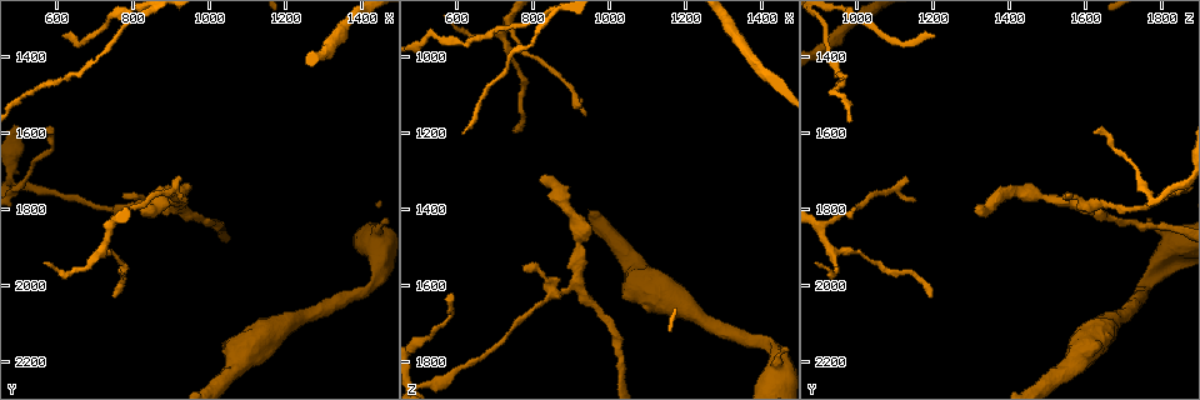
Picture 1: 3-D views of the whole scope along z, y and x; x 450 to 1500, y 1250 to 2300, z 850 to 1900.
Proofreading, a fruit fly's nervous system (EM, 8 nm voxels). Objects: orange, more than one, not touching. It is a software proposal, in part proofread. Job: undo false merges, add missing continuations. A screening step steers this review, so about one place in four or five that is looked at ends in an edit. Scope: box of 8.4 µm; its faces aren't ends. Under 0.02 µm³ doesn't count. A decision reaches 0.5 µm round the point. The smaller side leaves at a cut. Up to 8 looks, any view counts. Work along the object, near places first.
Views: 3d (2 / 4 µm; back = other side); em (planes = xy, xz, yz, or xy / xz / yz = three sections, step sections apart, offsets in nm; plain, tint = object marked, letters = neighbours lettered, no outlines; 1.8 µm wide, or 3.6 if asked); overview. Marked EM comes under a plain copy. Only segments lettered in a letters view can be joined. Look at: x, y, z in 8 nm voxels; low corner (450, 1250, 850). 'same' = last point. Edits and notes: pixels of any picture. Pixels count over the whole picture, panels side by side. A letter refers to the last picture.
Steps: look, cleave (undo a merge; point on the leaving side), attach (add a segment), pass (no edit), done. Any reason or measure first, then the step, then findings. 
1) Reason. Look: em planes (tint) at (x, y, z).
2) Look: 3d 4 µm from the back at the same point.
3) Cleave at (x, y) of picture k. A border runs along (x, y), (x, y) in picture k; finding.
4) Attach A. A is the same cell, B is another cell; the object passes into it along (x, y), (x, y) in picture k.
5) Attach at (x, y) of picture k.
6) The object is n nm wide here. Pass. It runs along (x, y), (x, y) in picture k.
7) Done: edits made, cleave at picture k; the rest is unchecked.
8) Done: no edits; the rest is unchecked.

Calibre changes. Look: em 3.6 µm yz step 8 (letters) at (1185, 2105, 1655).

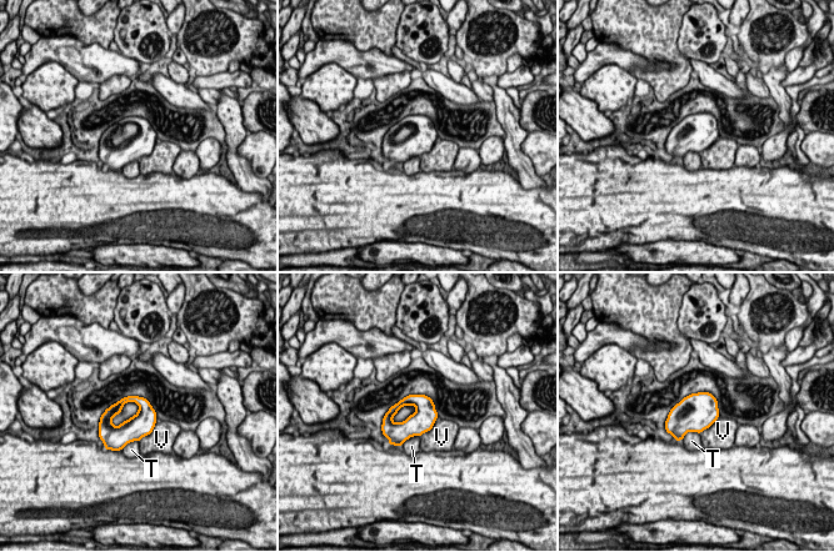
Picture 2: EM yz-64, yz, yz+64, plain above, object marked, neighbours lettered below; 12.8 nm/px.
Pass. T and V are other cells; a border runs along (155, 422), (151, 431), (139, 442) in picture 2; all the same cell.

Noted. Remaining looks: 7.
Look: 3d 4 µm at (830, 1795, 1310).

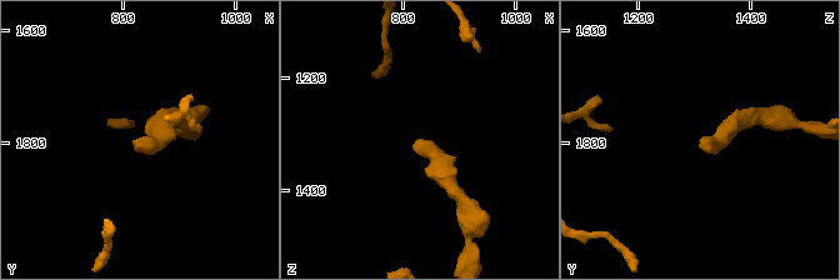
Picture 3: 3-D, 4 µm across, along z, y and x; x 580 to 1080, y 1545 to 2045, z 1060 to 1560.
Look: em 3.6 µm yz step 4 (tint) at (830, 1800, 1305).

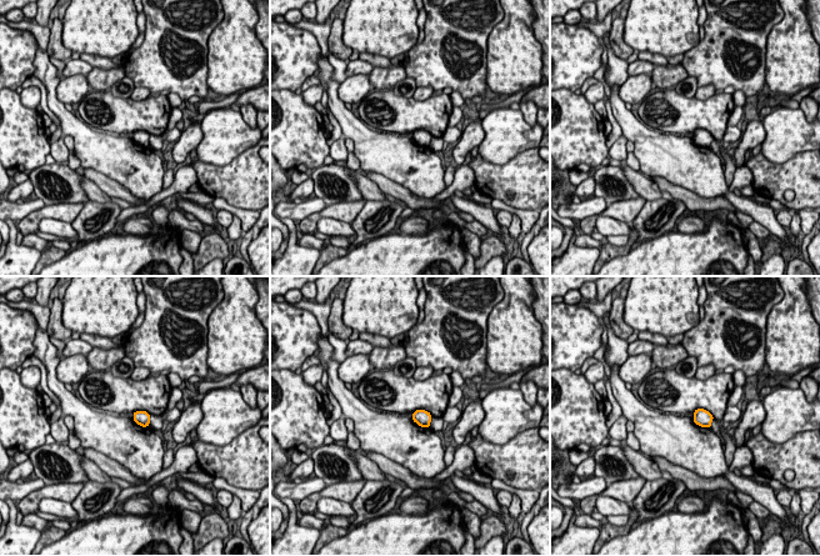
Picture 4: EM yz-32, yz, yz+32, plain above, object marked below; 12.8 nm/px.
Look: em 3.6 µm planes (letters) at the same point.

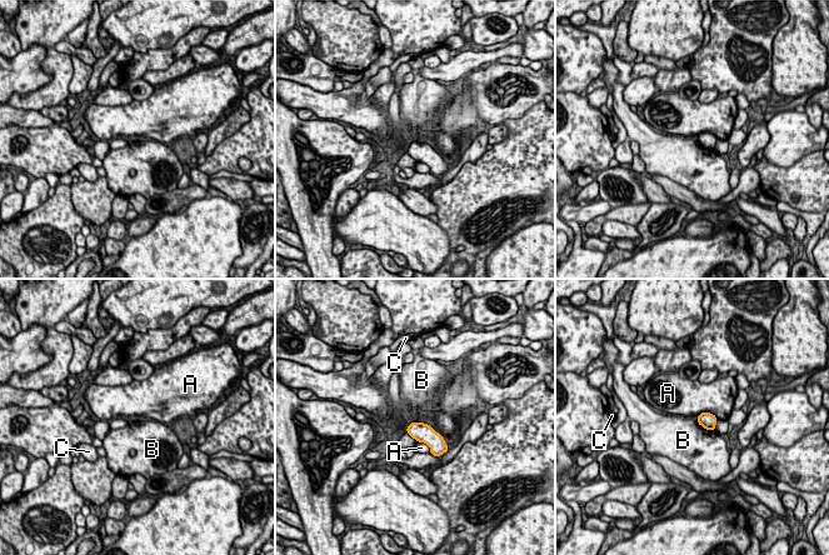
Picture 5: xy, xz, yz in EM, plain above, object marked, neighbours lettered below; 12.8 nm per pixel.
The object is 200 nm wide here; the longest contact is with A, 280 nm. Pass. A, B and C are other cells; no lettered segment goes on from it.

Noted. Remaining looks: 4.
Tapers out. Look: em planes (tint) at (610, 1345, 1200).

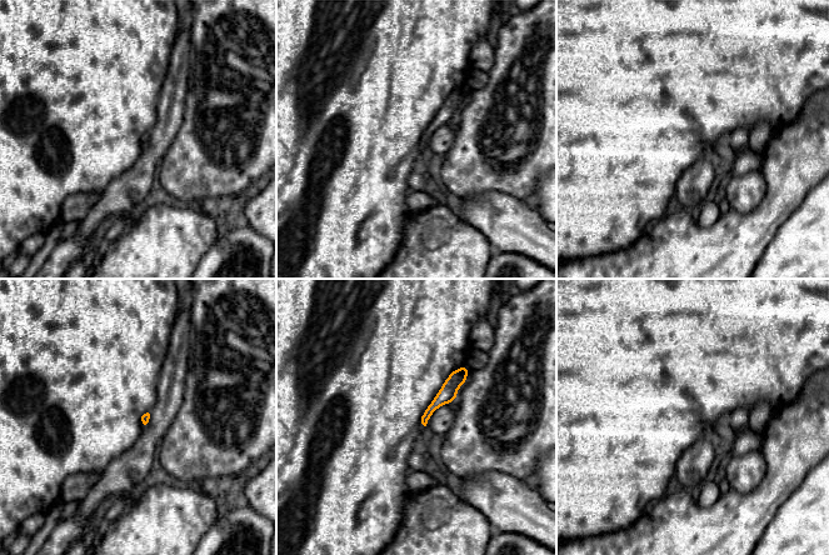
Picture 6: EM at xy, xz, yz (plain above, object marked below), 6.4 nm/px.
See the neighbours. Look: em planes (letters) at the same point.

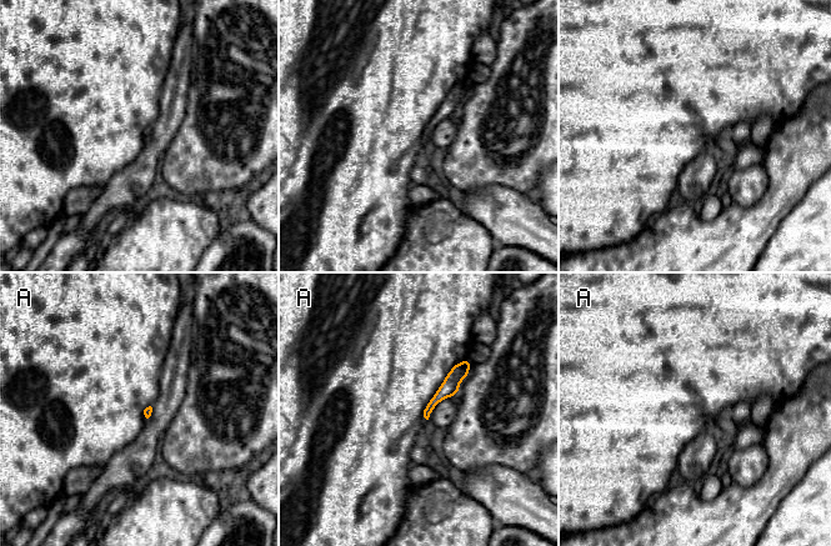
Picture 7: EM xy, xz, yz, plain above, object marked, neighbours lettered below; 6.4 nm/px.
Pass. A is another cell; a border runs along (467, 357), (426, 405), (426, 420) in picture 7; none of them fits.

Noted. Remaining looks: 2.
Done: no edits; the rest is unchecked.

